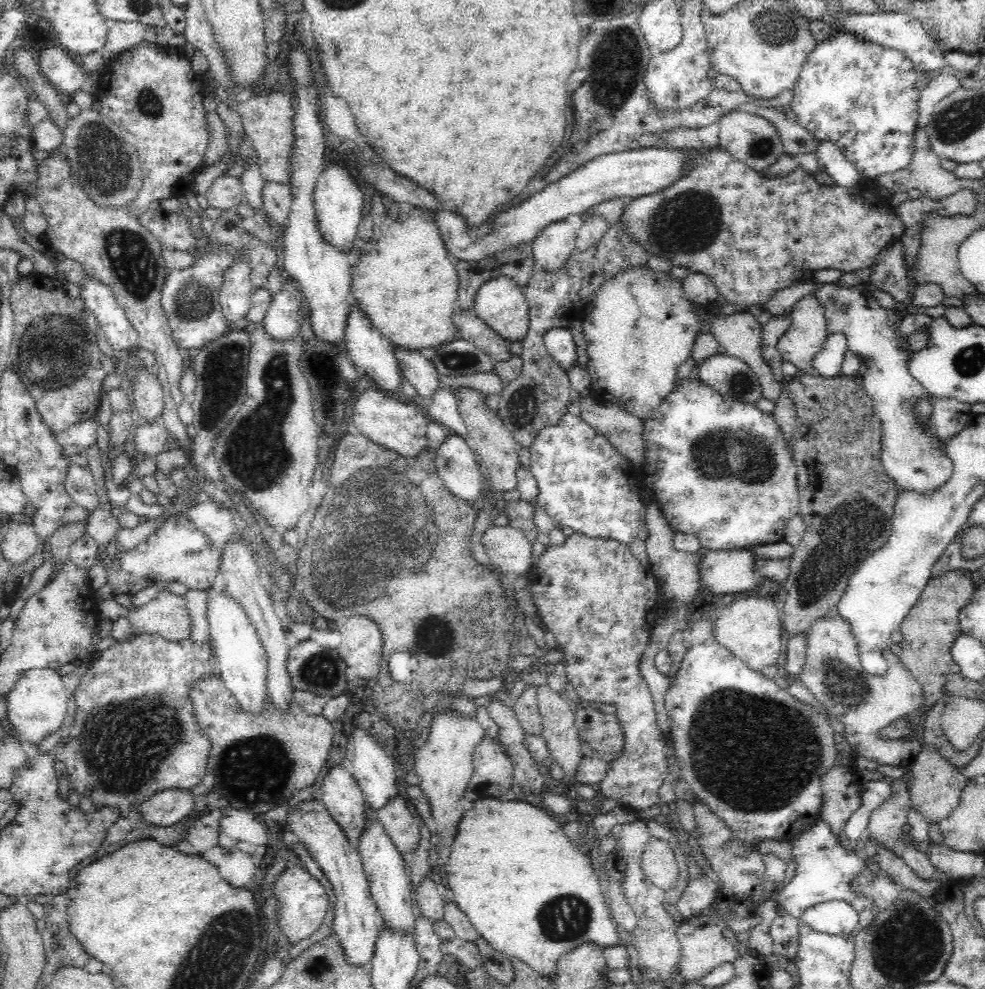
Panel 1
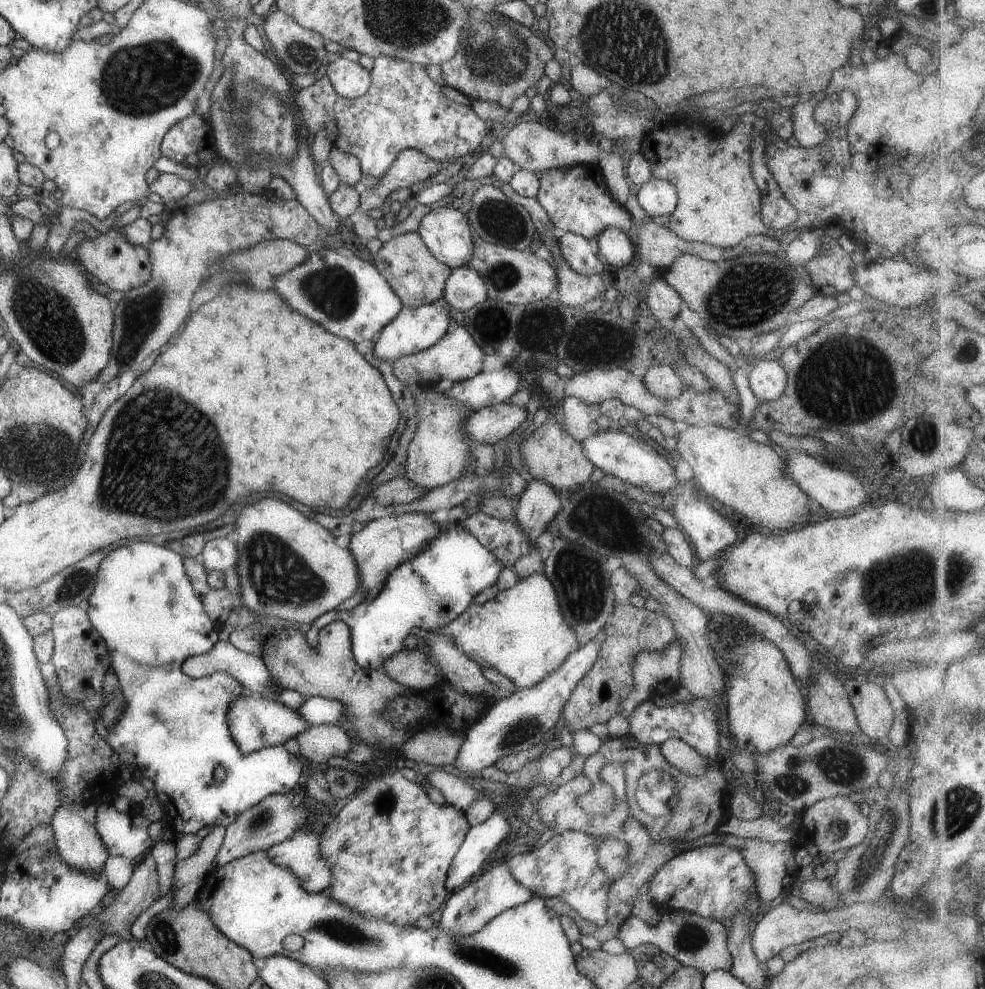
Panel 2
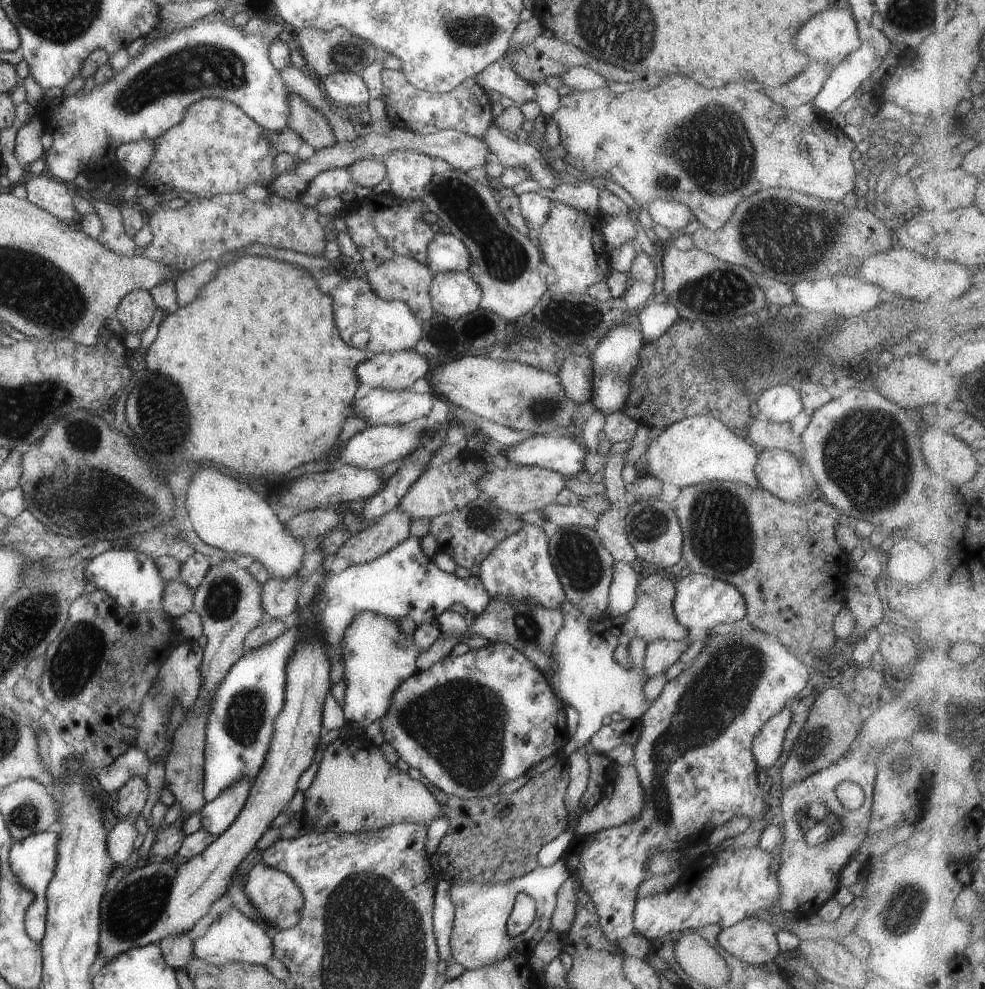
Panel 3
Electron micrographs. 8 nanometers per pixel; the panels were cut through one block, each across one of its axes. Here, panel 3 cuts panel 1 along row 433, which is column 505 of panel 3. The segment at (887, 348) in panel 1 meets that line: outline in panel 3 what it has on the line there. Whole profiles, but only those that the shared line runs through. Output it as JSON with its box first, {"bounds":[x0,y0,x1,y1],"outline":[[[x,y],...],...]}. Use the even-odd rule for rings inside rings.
{"bounds":[448,858,570,969],"outline":[[[560,858],[546,866],[539,864],[532,872],[504,882],[484,884],[464,882],[462,886],[451,885],[448,888],[448,898],[455,908],[454,926],[450,934],[453,961],[460,963],[465,969],[475,969],[512,956],[519,956],[525,960],[551,928],[557,892],[568,878],[570,872],[566,860]],[[518,893],[526,893],[536,901],[537,916],[526,932],[516,938],[510,938],[507,922]]]}

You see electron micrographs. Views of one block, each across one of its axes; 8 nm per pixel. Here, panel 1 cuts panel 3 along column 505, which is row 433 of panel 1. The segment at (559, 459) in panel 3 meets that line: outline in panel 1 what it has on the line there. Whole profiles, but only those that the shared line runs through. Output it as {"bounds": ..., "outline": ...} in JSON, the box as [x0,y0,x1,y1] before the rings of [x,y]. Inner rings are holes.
{"bounds":[435,432,486,506],"outline":[[[452,432],[438,446],[435,464],[444,487],[472,506],[483,495],[486,486],[478,458],[466,443]]]}

